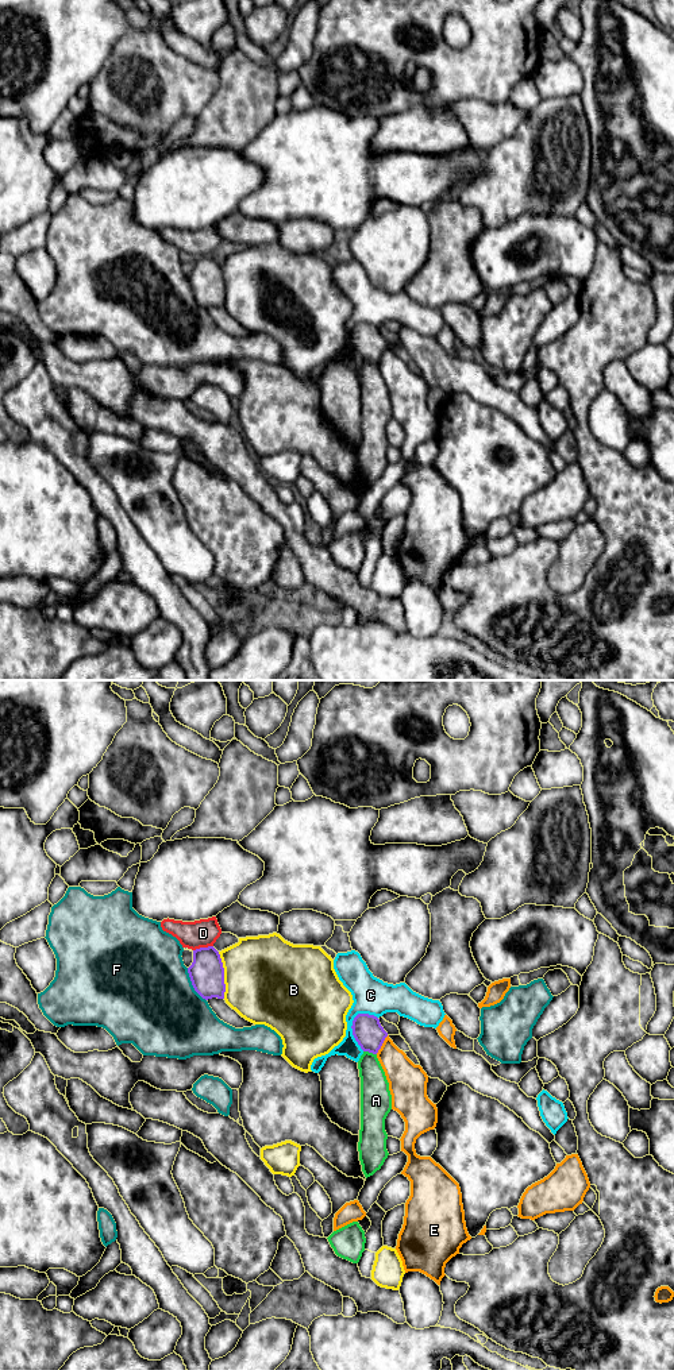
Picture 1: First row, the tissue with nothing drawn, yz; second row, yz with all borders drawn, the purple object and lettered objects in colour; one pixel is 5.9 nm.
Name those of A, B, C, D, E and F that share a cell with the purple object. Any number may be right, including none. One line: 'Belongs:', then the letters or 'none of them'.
Belongs: none of them

